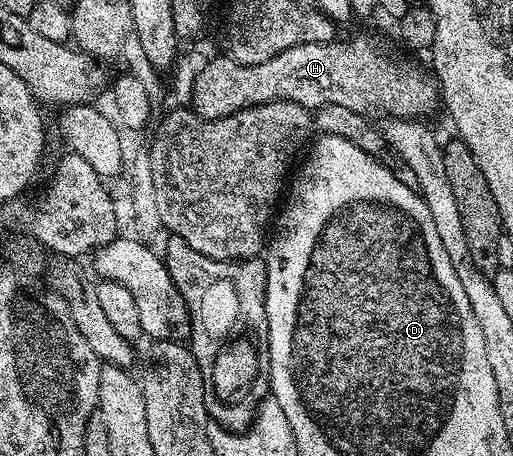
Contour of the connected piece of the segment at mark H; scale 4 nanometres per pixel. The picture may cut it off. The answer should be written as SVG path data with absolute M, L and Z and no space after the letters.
M356 36L353 40L333 39L323 44L303 44L290 50L282 50L282 54L274 54L274 58L266 58L261 64L240 64L230 55L217 55L217 60L208 60L204 69L198 74L192 91L191 111L196 112L204 120L226 118L243 108L253 108L255 104L265 104L275 100L292 100L303 108L315 110L333 104L334 106L350 106L350 110L373 114L385 112L385 117L401 120L420 120L428 118L441 103L442 97L437 81L427 71L420 68L407 68L399 64L392 56L384 53L384 48L376 40L368 36Z

